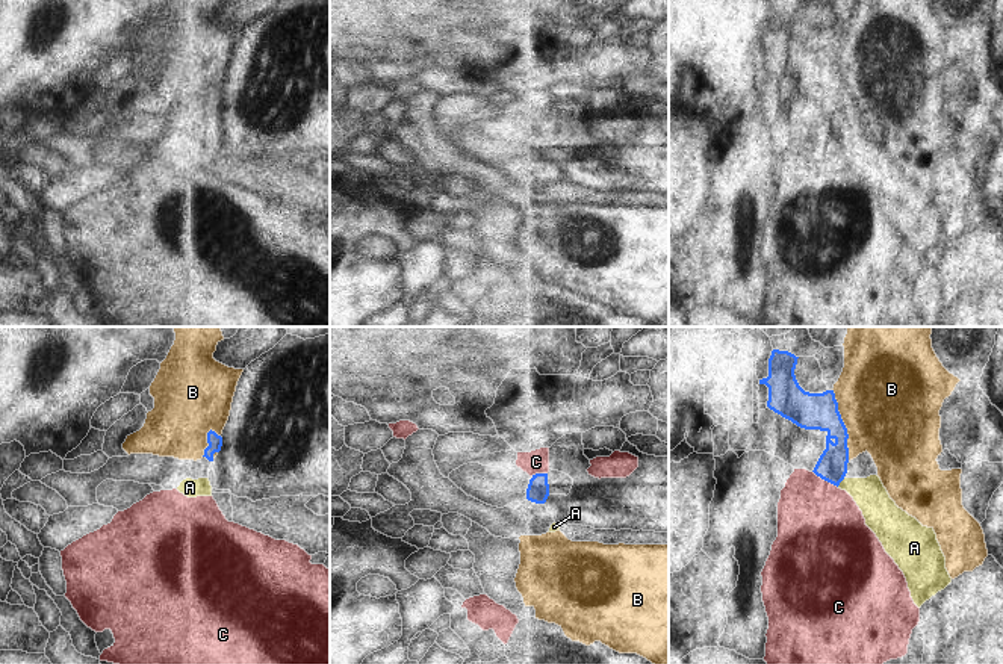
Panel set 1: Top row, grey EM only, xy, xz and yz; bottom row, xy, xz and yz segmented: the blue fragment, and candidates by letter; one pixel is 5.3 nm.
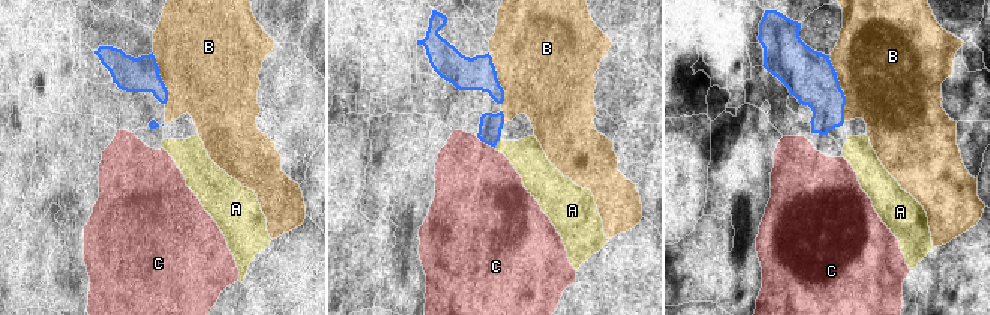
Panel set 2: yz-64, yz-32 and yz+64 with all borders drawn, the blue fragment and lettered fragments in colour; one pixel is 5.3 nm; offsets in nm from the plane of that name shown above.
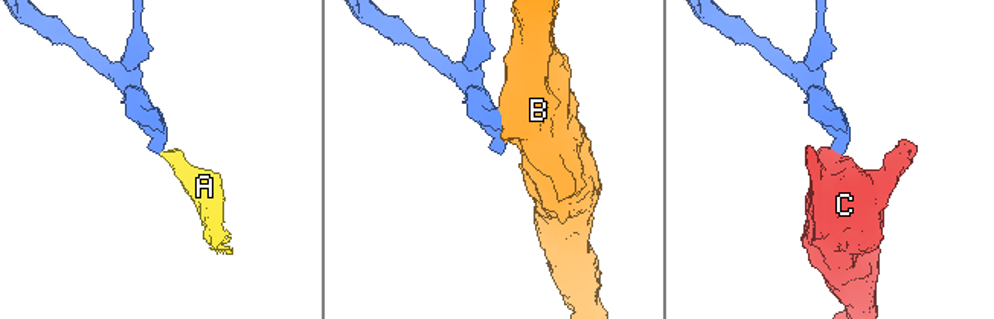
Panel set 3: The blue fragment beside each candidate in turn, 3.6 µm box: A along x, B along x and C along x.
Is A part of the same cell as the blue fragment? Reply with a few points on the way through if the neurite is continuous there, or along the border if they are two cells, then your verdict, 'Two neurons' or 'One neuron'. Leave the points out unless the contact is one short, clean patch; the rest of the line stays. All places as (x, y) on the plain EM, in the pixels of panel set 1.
One neuron

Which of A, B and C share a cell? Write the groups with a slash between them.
A / B / C

